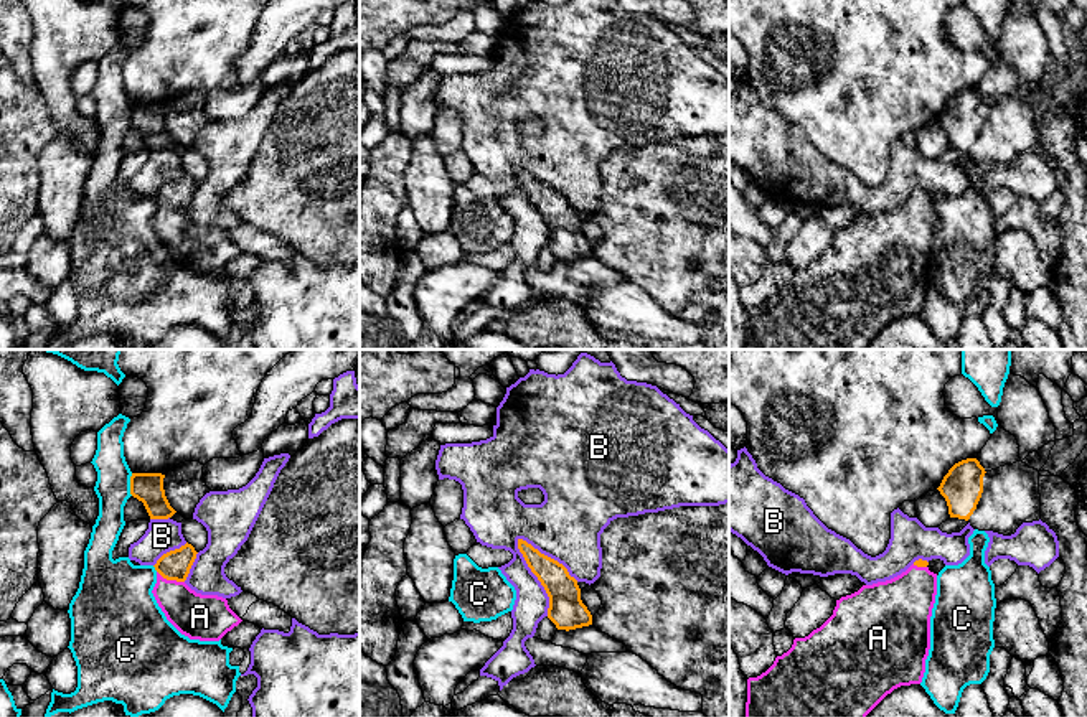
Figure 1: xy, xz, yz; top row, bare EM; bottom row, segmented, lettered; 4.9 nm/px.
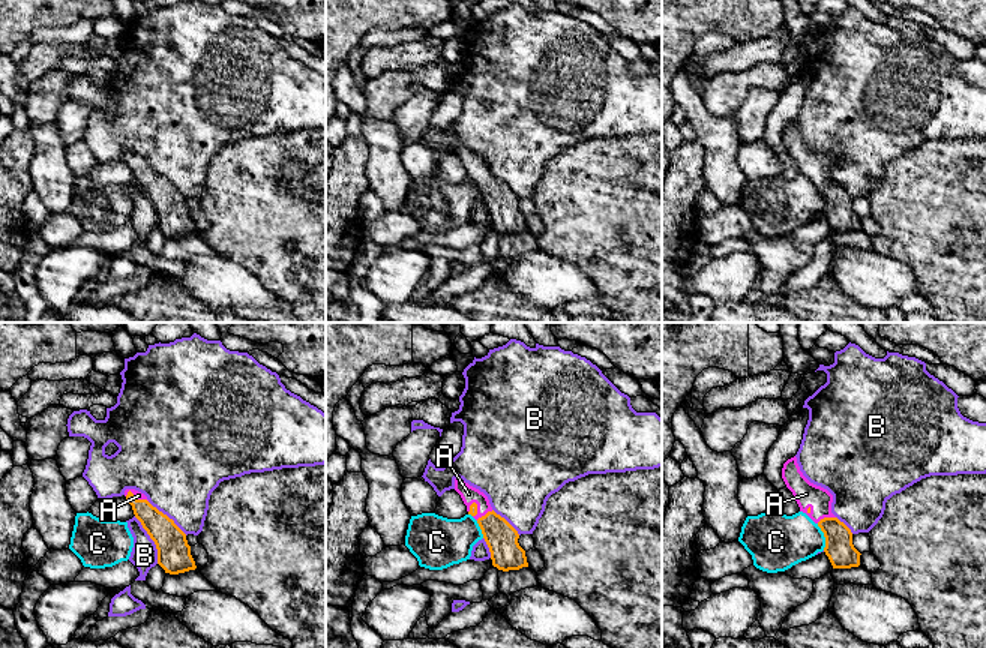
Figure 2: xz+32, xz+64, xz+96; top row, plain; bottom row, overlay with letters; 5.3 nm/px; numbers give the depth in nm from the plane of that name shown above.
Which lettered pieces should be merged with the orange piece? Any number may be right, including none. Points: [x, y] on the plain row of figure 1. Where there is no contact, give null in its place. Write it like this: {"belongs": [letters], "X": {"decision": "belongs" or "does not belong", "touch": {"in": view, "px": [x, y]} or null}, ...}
{"belongs": ["A"], "A": {"decision": "belongs", "touch": {"in": "xy", "px": [170, 210]}}, "B": {"decision": "does not belong", "touch": {"in": "xz", "px": [536, 206]}}, "C": {"decision": "does not belong", "touch": {"in": "xy", "px": [131, 116]}}}

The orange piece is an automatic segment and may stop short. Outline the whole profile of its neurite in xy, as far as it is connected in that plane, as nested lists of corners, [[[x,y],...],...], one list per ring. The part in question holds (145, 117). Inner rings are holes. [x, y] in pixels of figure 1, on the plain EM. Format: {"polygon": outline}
{"polygon": [[[132,104],[130,125],[144,134],[150,150],[168,150],[176,142],[170,137],[163,120],[162,104]]]}

